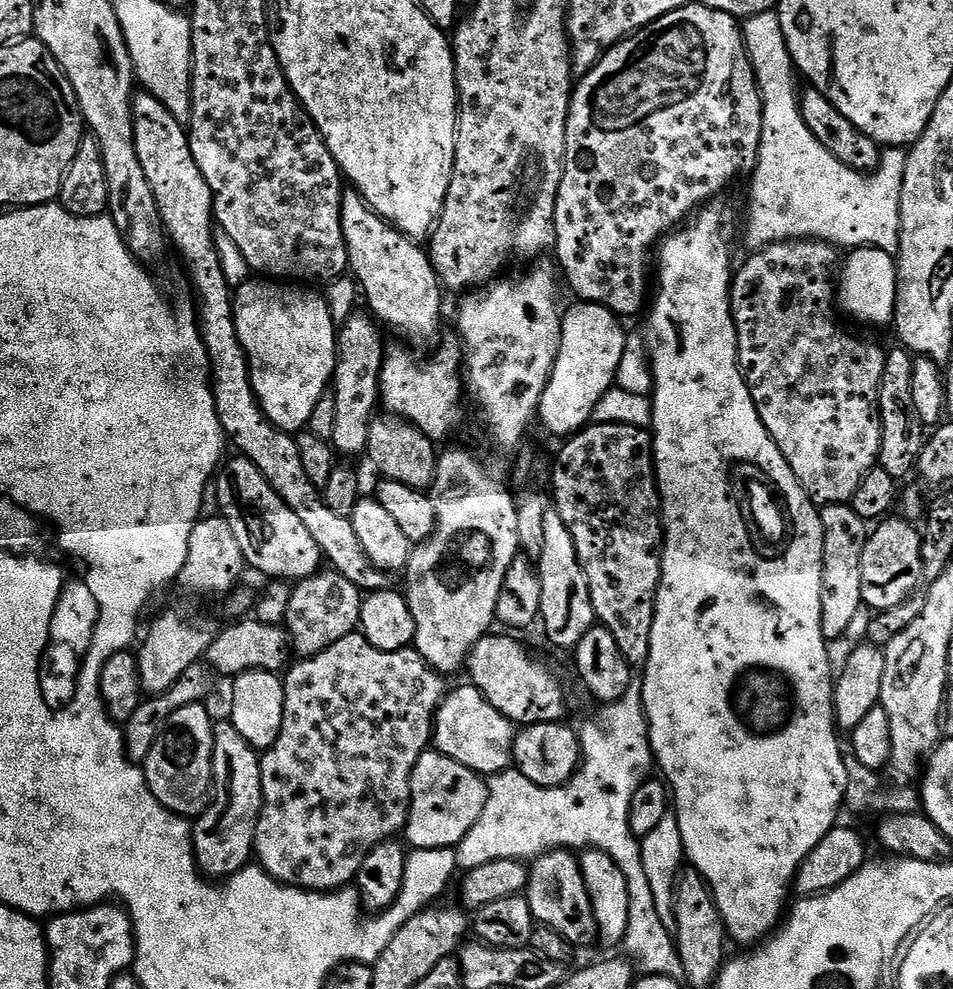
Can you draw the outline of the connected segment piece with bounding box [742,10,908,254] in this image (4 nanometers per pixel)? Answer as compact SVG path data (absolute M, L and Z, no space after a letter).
M773 10L747 17L747 19L743 21L742 31L744 34L744 45L748 51L748 57L752 63L752 68L756 72L756 84L760 87L760 97L764 103L764 109L762 110L762 138L760 139L760 149L758 150L756 167L750 176L750 181L752 180L752 193L748 196L749 249L759 250L771 244L782 244L787 240L821 240L823 244L831 244L840 250L877 248L883 252L890 252L893 254L899 253L900 203L902 202L902 178L906 174L907 151L905 151L904 148L885 147L880 158L880 165L878 165L875 172L871 174L856 172L850 166L838 162L838 158L834 158L834 154L830 154L830 150L826 150L826 146L822 146L822 142L818 142L818 138L814 138L814 134L810 134L810 126L806 126L806 122L800 113L800 98L798 95L798 87L796 88L798 72L792 63L792 55L788 49L786 34L782 34L782 22L780 21L779 11Z

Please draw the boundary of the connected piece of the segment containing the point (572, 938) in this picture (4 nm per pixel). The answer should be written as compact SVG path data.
M552 849L533 861L526 889L533 919L543 927L562 934L573 946L580 948L597 939L597 923L593 906L582 881L579 859L565 849Z

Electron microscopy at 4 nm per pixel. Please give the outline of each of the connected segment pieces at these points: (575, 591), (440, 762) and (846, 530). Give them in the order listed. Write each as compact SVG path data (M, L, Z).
M550 510L544 518L544 529L546 542L538 558L542 586L539 623L544 624L545 630L548 631L548 640L554 647L575 650L582 638L585 638L587 632L597 623L594 606L590 602L590 586L576 557L574 538L566 522L562 522L559 514Z
M429 750L418 758L412 771L412 801L408 807L407 843L417 848L455 848L478 822L482 806L486 806L488 785L485 777L466 766Z
M851 503L823 505L820 517L824 531L822 634L829 642L843 641L850 630L850 621L856 617L859 608L865 607L862 598L862 550L866 550L870 524L854 514Z

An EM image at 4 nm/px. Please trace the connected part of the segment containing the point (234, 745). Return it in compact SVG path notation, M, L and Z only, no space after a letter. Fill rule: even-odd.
M217 723L214 728L214 754L212 755L212 786L210 799L203 812L200 813L192 828L192 853L196 856L196 864L205 877L216 882L223 882L229 876L249 867L256 846L256 827L260 811L264 805L262 794L261 753L238 734L238 730L230 723Z

